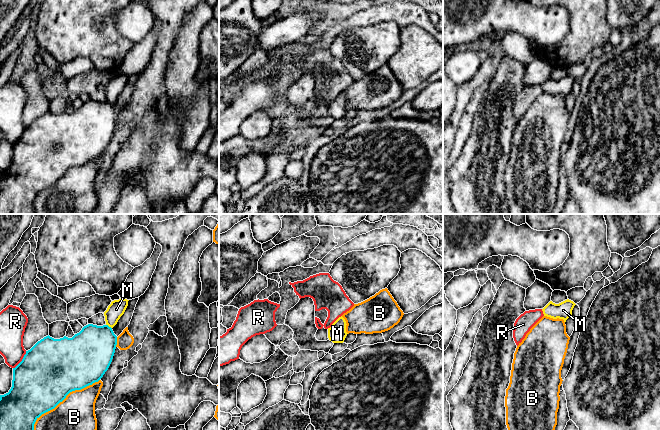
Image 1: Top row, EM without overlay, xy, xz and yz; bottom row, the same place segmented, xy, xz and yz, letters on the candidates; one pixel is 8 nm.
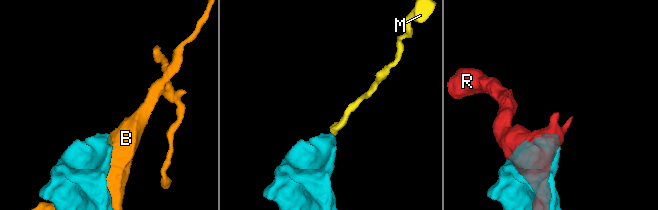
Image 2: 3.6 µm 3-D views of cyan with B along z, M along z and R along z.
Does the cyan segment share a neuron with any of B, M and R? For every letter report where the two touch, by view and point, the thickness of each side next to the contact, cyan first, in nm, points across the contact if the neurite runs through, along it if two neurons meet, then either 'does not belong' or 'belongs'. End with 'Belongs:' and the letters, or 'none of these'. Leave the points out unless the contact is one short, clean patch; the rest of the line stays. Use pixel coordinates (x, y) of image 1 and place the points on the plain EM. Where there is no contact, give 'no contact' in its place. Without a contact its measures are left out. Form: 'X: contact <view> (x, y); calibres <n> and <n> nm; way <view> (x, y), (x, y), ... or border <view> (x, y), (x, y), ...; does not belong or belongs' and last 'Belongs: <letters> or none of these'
B: contact xy (59, 178); calibres 460 and 420 nm; does not belong
M: contact xy (108, 102); calibres 360 and 140 nm; border xy (106, 100), (111, 104); does not belong
R: contact xy (22, 136); calibres 480 and 190 nm; does not belong
Belongs: none of these

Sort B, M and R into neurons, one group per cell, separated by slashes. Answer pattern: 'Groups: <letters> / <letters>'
Groups: B / M / R

